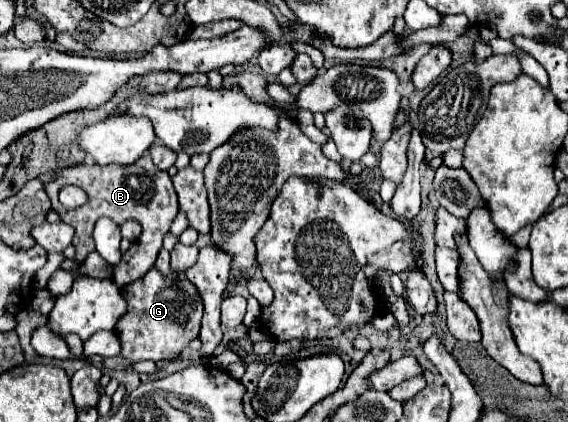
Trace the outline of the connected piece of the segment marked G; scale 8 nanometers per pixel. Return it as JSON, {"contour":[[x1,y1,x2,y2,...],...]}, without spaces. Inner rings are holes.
{"contour":[[153,267,145,277,125,285,121,295,127,301,127,313,119,319,115,333,121,341,121,357,125,357,129,365,145,359,155,363,177,359,181,351,187,349,189,343,199,335,203,303,187,277,179,277,179,283,173,283]]}

